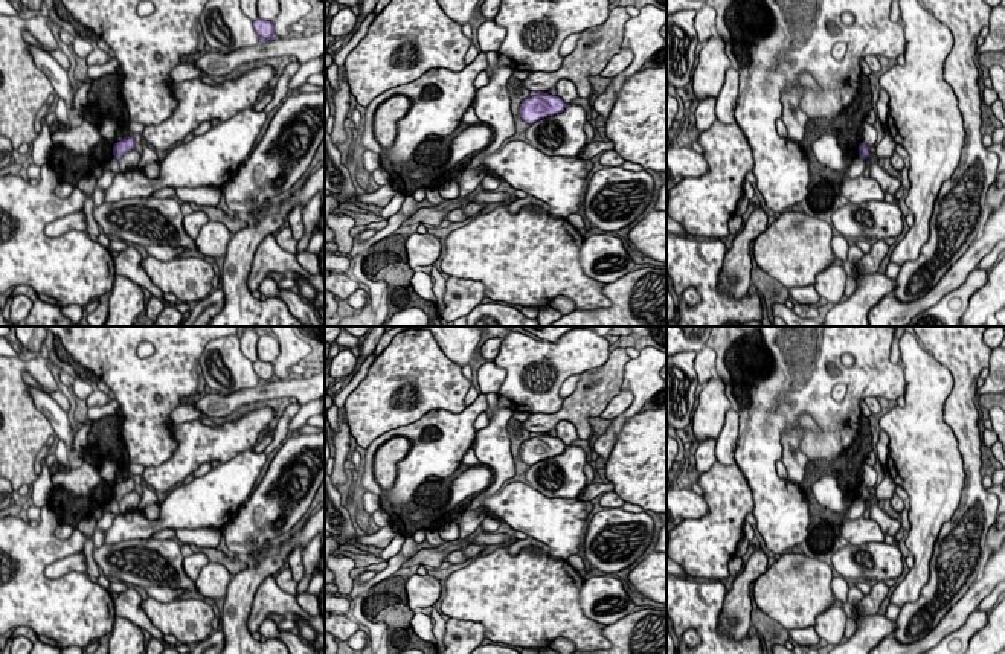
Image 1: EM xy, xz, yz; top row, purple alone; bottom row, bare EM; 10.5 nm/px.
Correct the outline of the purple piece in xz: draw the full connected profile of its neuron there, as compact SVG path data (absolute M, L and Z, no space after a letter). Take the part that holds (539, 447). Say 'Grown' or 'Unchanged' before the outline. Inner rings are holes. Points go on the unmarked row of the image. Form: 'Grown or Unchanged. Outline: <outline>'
Unchanged. Outline: M532 434L529 439L523 441L519 450L520 459L526 465L534 465L547 457L563 454L567 445L549 434Z

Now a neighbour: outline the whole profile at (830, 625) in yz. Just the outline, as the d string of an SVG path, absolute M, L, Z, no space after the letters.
M831 605L816 617L814 628L817 636L830 646L842 643L842 639L845 637L846 619L843 605Z

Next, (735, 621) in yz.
M755 547L743 570L737 575L732 590L726 593L720 614L720 634L729 636L734 640L743 640L749 634L752 625L750 587L767 569L766 553Z

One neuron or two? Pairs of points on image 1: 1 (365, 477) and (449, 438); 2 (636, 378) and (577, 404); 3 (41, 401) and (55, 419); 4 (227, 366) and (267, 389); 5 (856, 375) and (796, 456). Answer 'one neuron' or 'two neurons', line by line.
1: one neuron
2: two neurons
3: one neuron
4: two neurons
5: two neurons

